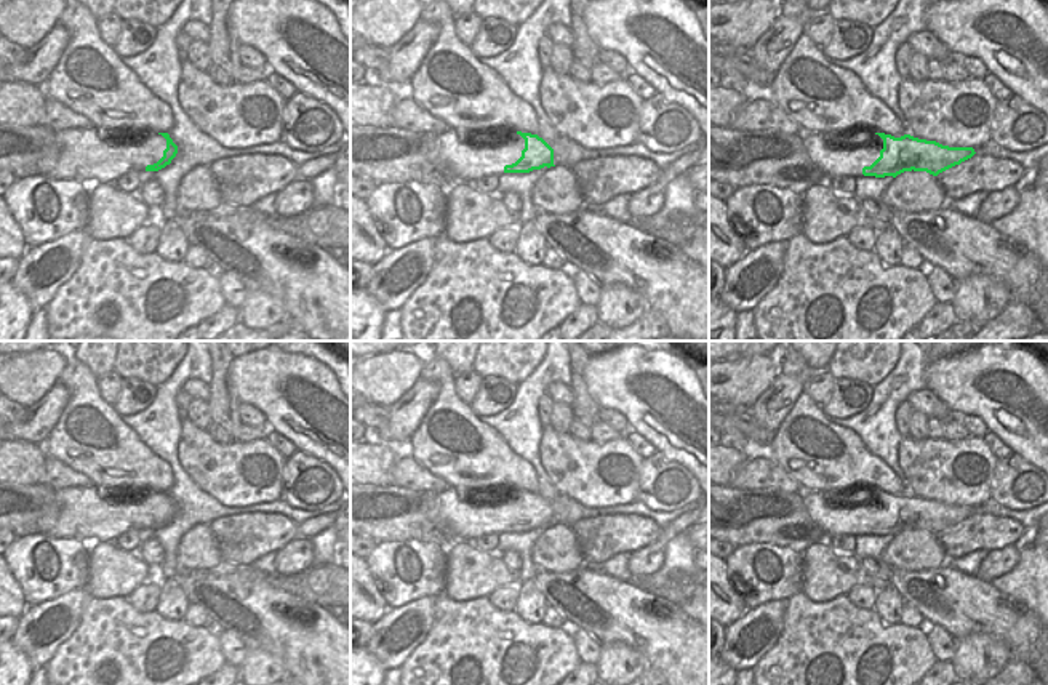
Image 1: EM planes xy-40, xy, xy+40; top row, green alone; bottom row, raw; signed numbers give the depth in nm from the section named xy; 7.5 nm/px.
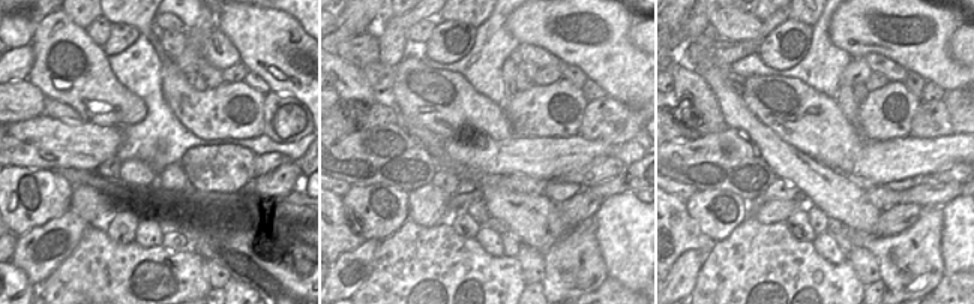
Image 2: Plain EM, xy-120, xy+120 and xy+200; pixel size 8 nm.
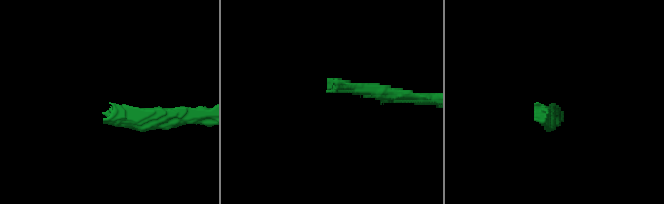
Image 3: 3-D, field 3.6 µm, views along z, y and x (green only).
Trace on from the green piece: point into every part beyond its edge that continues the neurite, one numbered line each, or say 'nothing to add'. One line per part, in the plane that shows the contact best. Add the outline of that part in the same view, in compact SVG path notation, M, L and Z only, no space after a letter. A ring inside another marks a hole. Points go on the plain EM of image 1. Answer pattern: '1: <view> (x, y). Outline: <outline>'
1: xy (469, 519). Outline: M459 487L435 495L440 517L453 528L458 539L474 541L485 535L501 535L506 523L515 522L525 507L517 491L494 493L488 490L478 499Z

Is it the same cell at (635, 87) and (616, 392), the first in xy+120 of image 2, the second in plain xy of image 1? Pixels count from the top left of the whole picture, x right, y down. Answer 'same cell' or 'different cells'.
same cell

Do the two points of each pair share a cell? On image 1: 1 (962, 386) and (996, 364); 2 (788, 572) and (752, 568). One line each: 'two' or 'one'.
1: one
2: one

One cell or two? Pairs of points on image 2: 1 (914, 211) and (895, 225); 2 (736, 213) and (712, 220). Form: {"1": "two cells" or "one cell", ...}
{"1": "one cell", "2": "one cell"}

